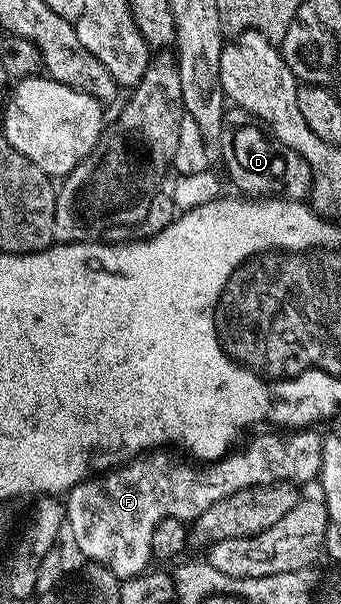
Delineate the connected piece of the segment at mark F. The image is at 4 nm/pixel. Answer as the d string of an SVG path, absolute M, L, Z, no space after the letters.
M305 427L300 431L269 431L273 433L265 433L262 437L255 438L250 445L242 444L219 460L208 463L176 465L165 454L168 452L150 451L118 465L116 469L108 470L104 476L90 476L68 490L64 498L67 533L69 529L78 551L87 560L93 561L89 563L110 569L119 579L138 577L140 573L146 572L148 565L145 564L150 564L151 531L155 531L155 523L159 523L159 519L174 517L192 523L199 515L203 515L203 511L207 511L207 507L219 503L219 499L227 499L227 495L235 495L235 491L240 489L275 485L278 482L316 482L323 463L323 437L322 434L312 433L310 429L312 428Z

